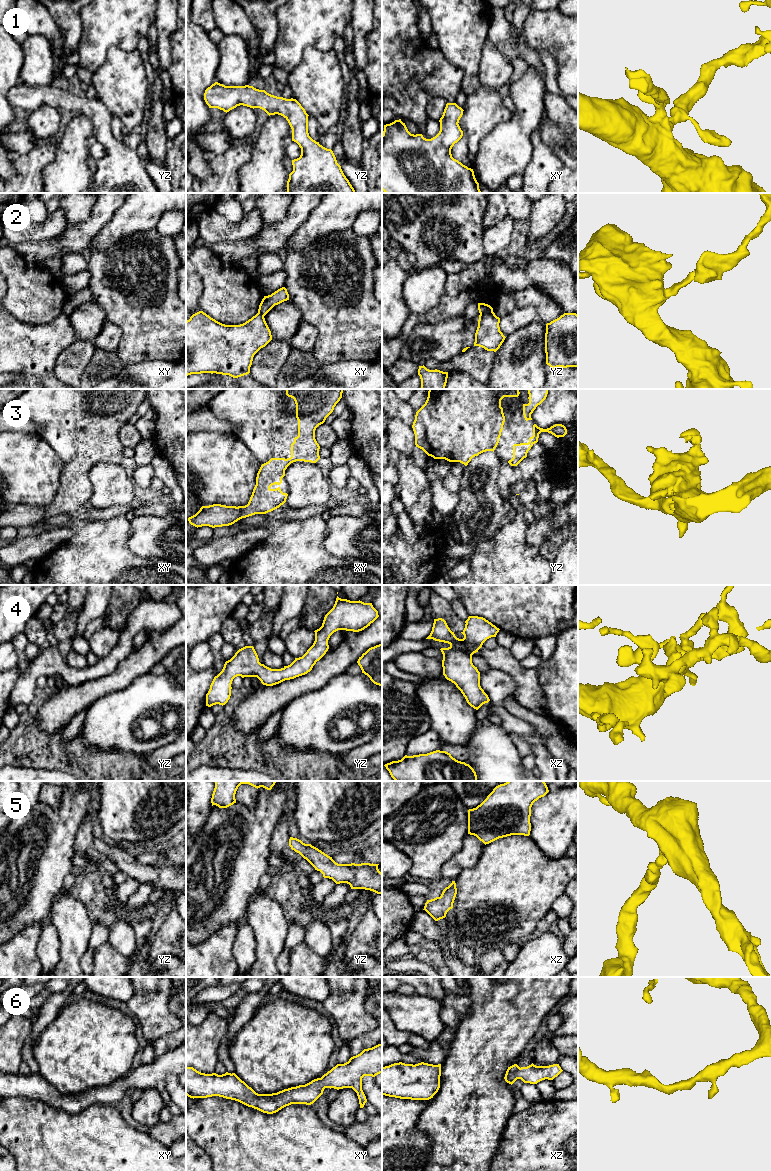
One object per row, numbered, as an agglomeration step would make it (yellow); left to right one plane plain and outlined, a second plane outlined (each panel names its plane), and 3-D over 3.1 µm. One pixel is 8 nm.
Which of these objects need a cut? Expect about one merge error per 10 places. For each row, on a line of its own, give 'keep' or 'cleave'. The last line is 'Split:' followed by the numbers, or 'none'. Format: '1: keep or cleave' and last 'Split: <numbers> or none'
1: keep
2: cleave
3: keep
4: keep
5: keep
6: keep
Split: 2

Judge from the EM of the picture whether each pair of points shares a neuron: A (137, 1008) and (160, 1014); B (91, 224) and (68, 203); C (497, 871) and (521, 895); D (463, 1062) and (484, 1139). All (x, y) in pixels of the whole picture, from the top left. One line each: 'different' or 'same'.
A: same
B: different
C: same
D: same

